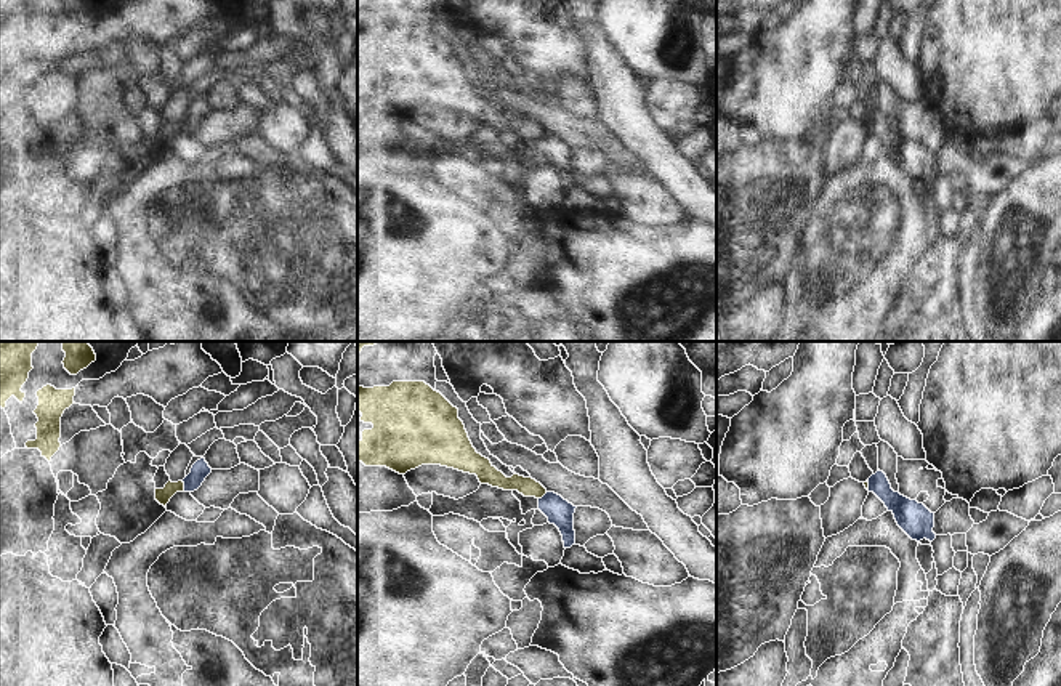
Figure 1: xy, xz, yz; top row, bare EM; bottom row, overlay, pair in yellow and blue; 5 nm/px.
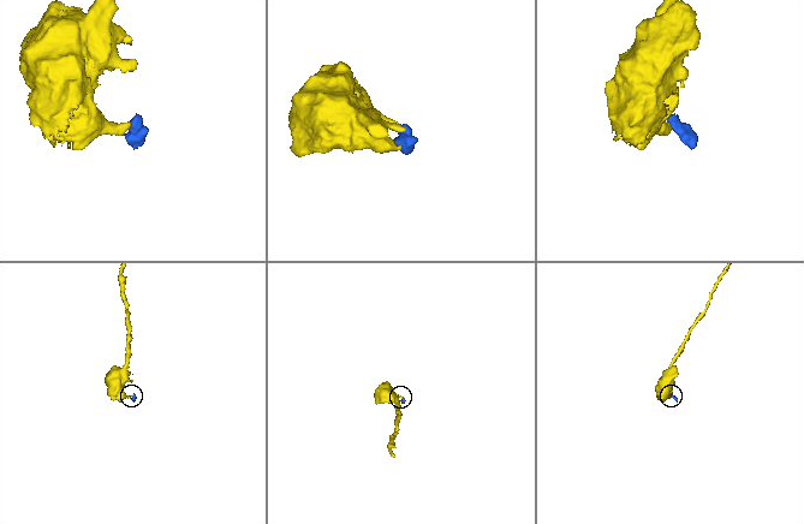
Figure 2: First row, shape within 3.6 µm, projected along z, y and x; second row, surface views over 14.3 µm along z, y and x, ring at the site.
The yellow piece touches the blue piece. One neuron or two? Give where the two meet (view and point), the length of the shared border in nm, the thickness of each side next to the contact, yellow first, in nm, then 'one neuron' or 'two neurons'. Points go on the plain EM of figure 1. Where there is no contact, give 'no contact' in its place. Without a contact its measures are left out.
contact xy (183, 127); length 60 nm; calibres 80 and 90 nm; two neurons

